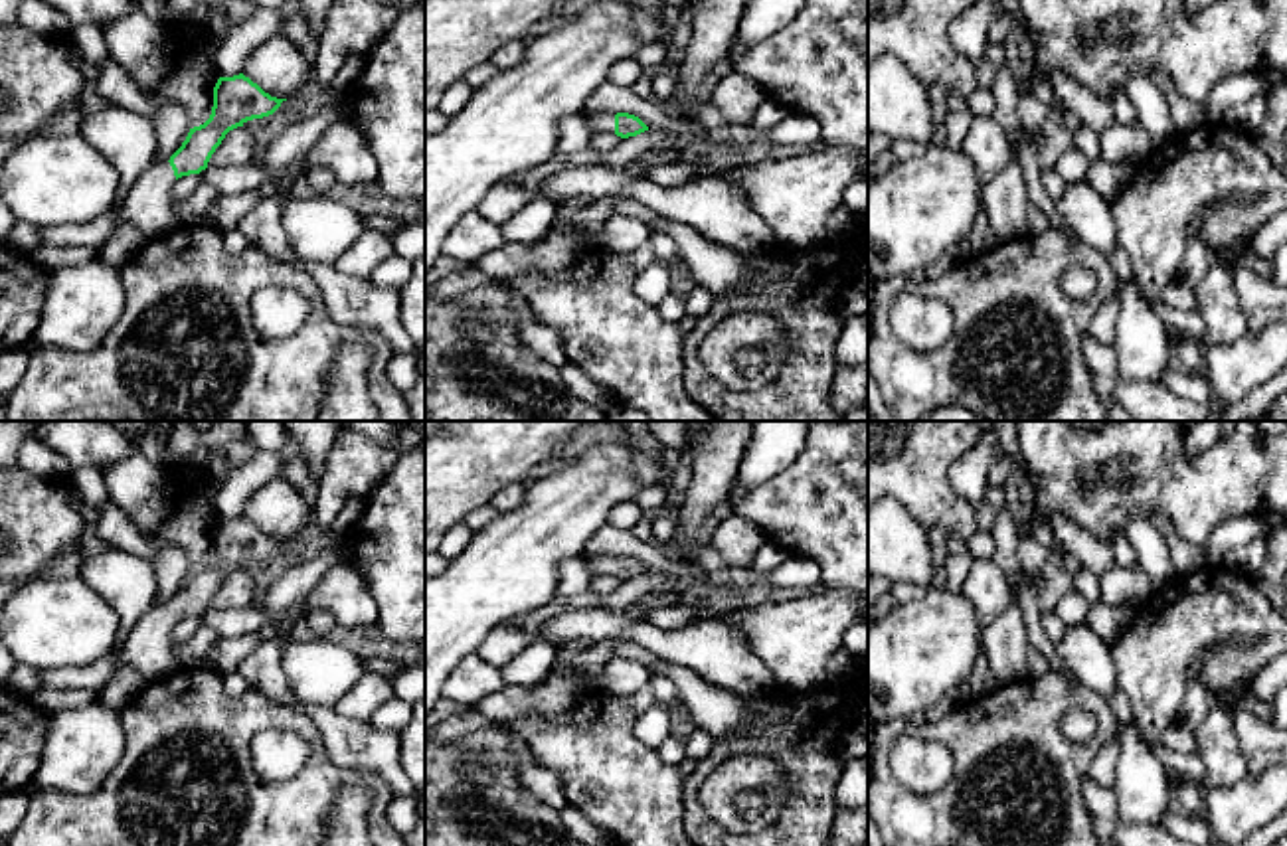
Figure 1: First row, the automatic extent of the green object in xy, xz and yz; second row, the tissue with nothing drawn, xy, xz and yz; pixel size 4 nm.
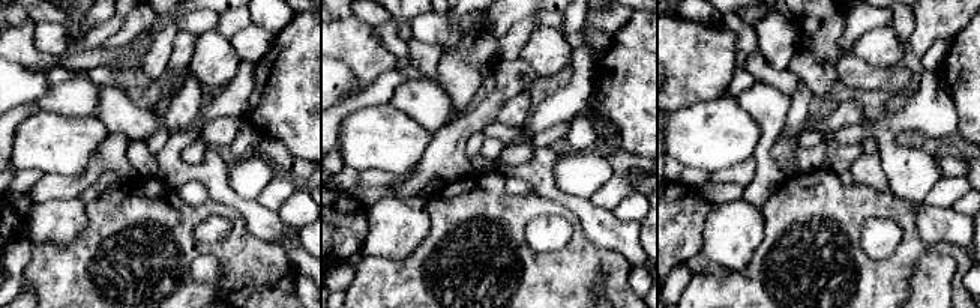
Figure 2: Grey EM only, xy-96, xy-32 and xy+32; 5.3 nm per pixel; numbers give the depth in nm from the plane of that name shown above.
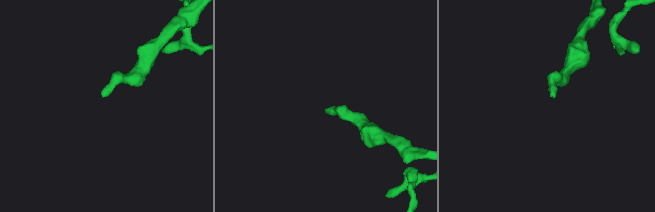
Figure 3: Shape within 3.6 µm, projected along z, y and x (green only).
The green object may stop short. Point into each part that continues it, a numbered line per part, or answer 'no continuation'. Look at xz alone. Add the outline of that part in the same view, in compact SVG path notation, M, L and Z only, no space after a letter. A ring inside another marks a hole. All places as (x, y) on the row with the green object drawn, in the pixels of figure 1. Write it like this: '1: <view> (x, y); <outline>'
1: xz (598, 121); M583 111L581 115L593 132L615 132L615 113Z

